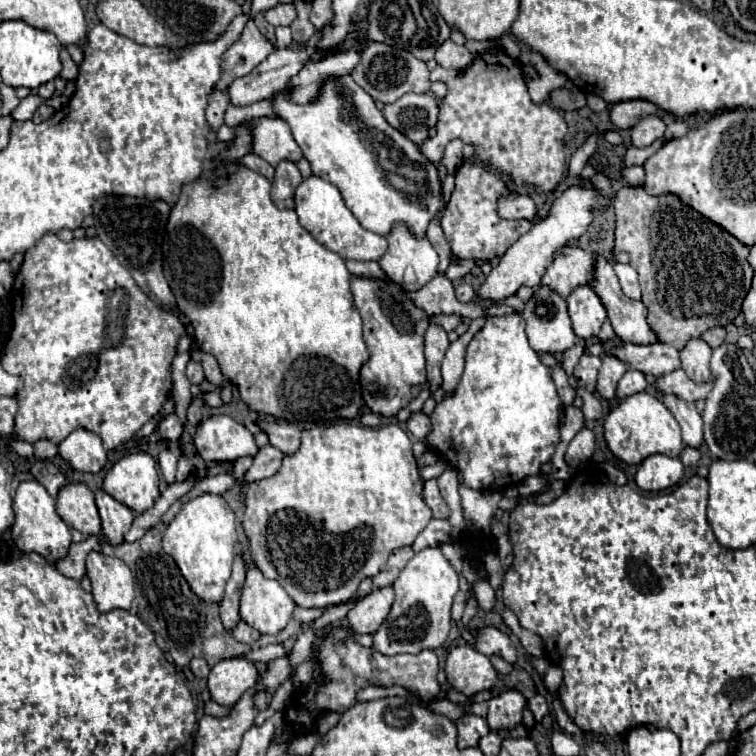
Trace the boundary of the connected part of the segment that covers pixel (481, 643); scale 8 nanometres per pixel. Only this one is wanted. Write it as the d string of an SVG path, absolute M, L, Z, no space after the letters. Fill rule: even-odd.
M484 628L478 636L476 636L476 648L486 654L498 654L502 656L506 662L516 662L516 646L512 644L512 640L508 638L508 634L500 632L498 628Z

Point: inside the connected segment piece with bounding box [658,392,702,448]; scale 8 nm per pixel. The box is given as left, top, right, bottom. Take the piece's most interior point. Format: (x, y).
(686, 415)

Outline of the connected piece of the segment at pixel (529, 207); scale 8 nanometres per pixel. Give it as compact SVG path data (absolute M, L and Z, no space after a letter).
M510 192L498 200L498 216L506 220L532 220L536 216L536 208L530 196Z

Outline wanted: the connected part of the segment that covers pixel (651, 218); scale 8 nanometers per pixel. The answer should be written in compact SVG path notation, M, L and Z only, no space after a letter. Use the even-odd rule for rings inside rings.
M620 188L614 210L614 258L616 262L634 264L642 288L642 304L648 310L646 322L660 342L682 350L688 340L700 338L704 330L726 326L740 314L754 274L746 260L748 246L684 206L672 194L654 198L644 188Z

